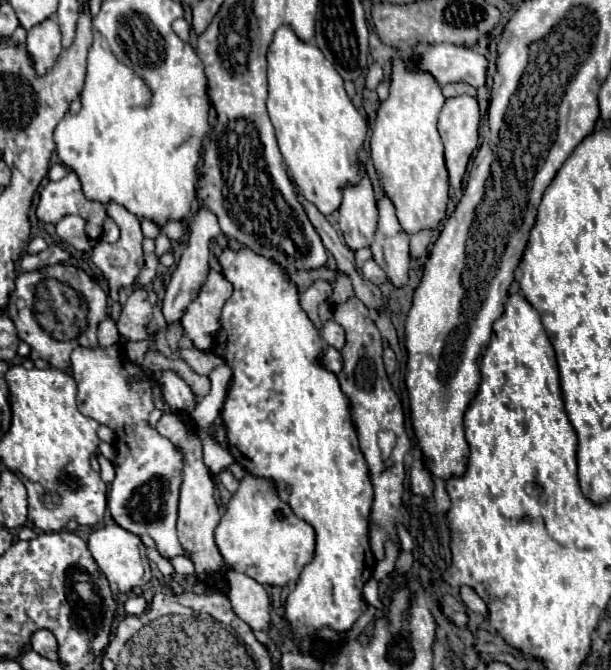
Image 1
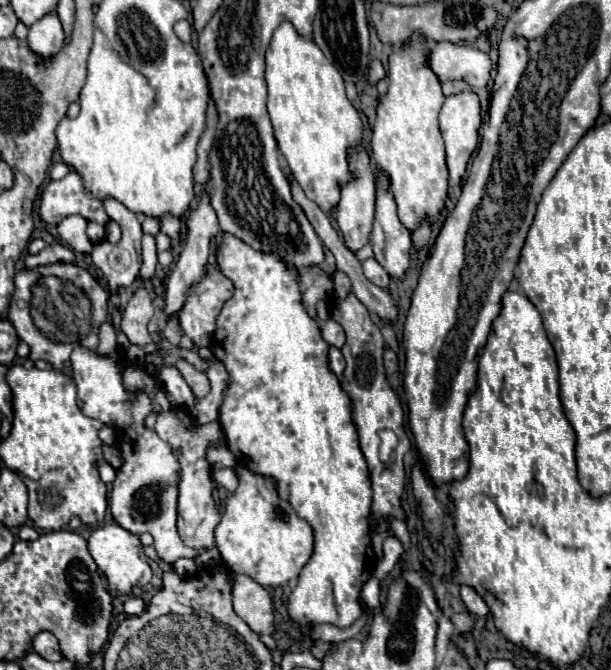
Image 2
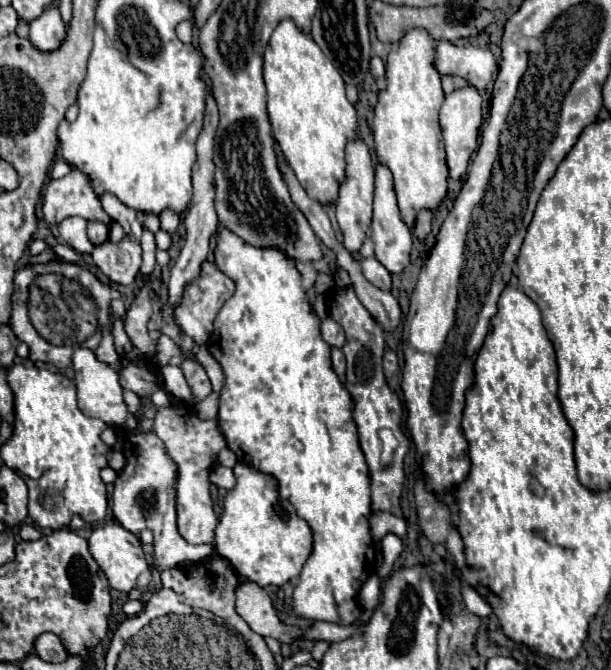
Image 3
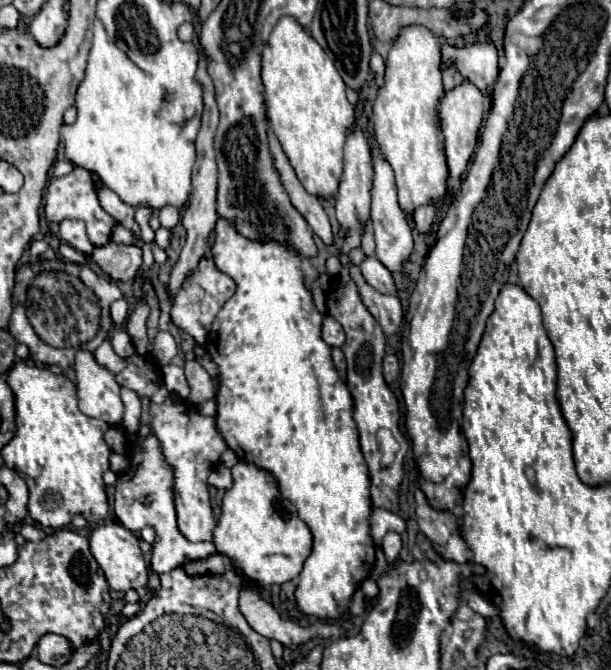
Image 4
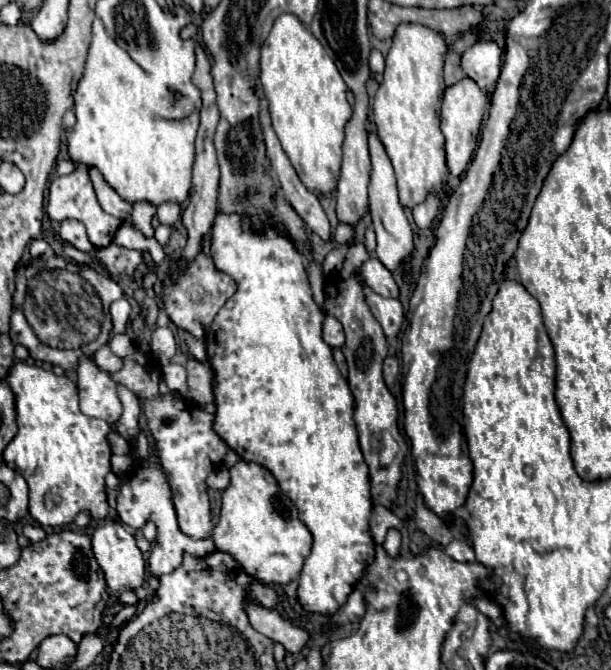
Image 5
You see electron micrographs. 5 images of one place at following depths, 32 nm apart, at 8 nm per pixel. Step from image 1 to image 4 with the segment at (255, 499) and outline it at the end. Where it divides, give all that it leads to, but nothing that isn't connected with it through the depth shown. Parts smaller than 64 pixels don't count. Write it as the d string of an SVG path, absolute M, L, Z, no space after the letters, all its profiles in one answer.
M238 462L232 468L232 478L234 484L222 498L222 514L214 528L212 542L216 550L230 556L234 566L260 586L284 584L296 578L312 550L312 534L298 518L294 504L282 498L276 478L256 468L256 464Z

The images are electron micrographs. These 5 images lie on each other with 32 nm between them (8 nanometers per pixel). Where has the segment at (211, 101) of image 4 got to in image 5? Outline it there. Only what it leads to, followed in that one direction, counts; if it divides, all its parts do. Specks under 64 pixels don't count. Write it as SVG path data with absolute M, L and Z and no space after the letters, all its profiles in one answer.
M196 44L196 70L192 76L192 82L200 88L202 92L202 108L200 108L200 128L196 136L196 160L194 160L194 172L192 172L192 188L190 188L190 200L188 206L182 212L182 222L188 230L188 244L182 250L182 258L192 260L200 250L202 250L202 236L210 232L212 222L218 212L218 180L220 180L220 170L218 170L218 160L216 160L216 150L214 150L214 132L220 120L220 112L216 106L216 94L212 86L212 76L210 76L210 58L204 50L202 44Z

